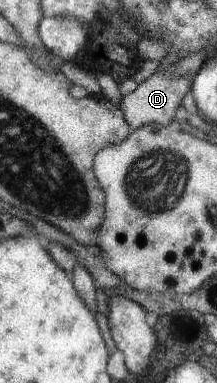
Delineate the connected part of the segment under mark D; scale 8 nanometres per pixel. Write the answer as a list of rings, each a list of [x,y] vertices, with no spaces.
[[[154,72],[144,82],[138,84],[135,91],[121,99],[118,105],[132,130],[149,123],[162,124],[164,127],[174,125],[174,116],[181,105],[182,98],[192,89],[190,79],[167,79]]]

